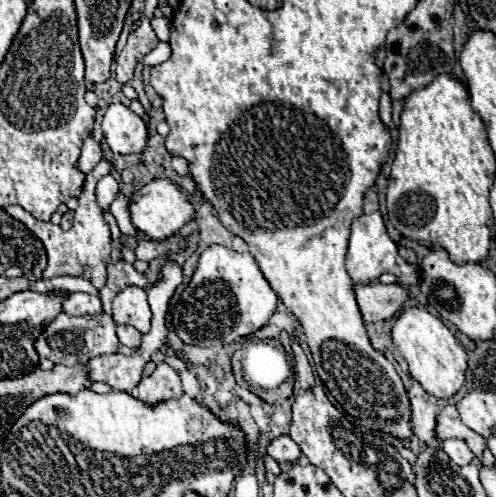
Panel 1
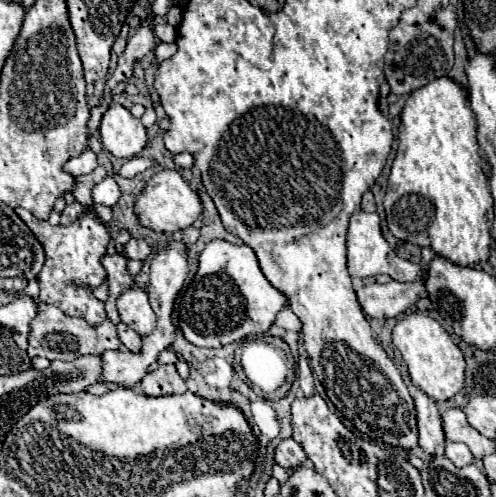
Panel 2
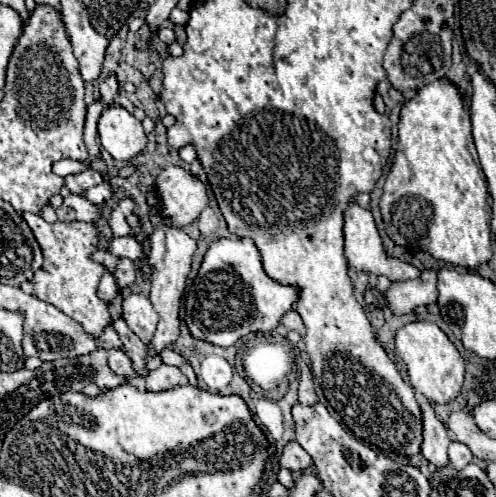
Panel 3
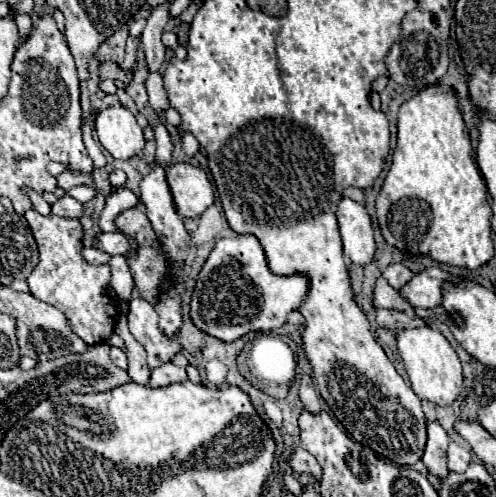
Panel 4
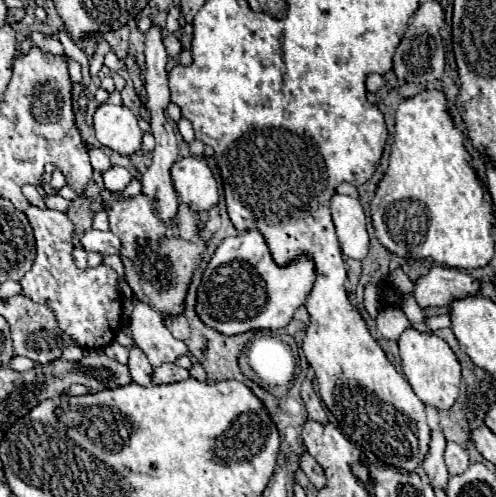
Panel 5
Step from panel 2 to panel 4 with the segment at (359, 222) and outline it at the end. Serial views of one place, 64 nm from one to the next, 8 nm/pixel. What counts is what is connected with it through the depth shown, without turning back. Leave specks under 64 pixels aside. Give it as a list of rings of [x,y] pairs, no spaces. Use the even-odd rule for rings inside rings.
[[[342,198],[338,204],[338,224],[344,242],[344,256],[358,266],[374,262],[376,240],[366,208],[350,198]],[[390,264],[390,266],[384,268],[382,276],[390,282],[390,286],[394,286],[394,288],[398,290],[398,288],[404,286],[408,280],[412,280],[414,272],[412,272],[410,268],[406,268],[404,264]]]

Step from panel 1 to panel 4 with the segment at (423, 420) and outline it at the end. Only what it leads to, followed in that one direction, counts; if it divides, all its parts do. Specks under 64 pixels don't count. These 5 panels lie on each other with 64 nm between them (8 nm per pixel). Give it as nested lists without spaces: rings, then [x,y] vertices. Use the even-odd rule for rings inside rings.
[[[428,420],[428,440],[426,440],[422,462],[438,478],[444,478],[448,474],[448,466],[446,466],[448,442],[450,438],[446,430],[436,420]]]

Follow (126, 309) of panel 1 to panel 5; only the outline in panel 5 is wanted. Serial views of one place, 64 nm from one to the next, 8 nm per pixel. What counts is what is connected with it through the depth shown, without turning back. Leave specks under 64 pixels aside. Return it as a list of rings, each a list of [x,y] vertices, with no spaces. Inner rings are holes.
[[[134,300],[134,312],[130,316],[128,328],[132,332],[134,344],[144,350],[154,368],[164,362],[174,362],[182,354],[188,354],[186,344],[176,340],[164,326],[162,314],[140,300]]]

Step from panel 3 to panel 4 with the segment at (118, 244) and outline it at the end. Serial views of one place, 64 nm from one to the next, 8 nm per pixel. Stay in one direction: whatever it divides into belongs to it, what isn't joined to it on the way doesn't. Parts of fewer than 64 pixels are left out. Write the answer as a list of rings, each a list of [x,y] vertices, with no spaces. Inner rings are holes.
[[[114,232],[114,234],[100,234],[98,236],[98,246],[102,252],[110,254],[110,256],[116,256],[116,254],[122,254],[122,256],[130,256],[134,250],[134,246],[130,244],[130,238],[122,232]]]

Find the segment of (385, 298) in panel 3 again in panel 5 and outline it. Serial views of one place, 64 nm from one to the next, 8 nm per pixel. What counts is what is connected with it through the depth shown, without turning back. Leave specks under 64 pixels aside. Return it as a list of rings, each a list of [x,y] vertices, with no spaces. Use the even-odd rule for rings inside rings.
[[[434,266],[426,276],[420,276],[414,282],[414,298],[420,308],[428,306],[446,306],[448,300],[470,296],[480,290],[480,282],[456,268]]]

